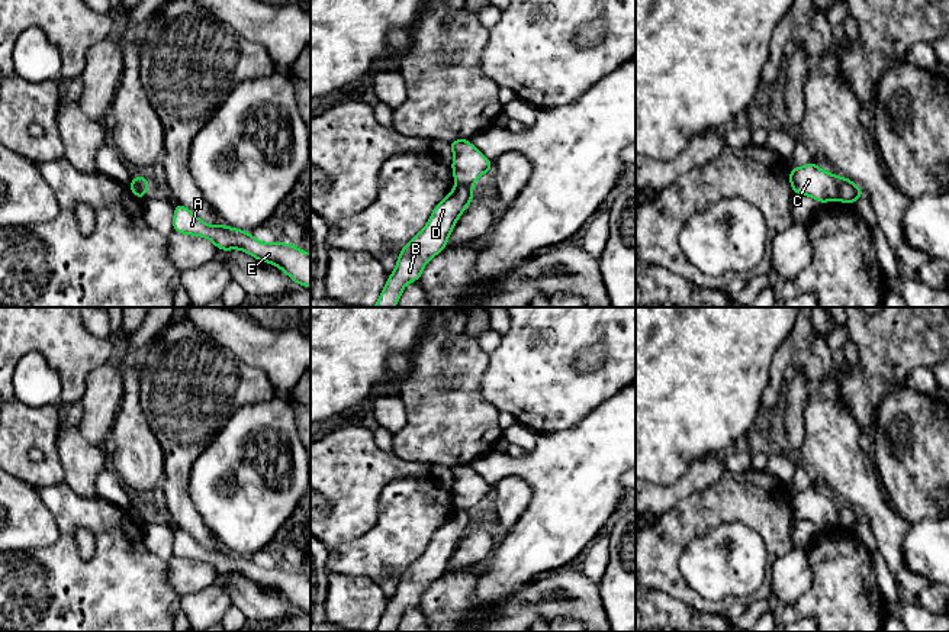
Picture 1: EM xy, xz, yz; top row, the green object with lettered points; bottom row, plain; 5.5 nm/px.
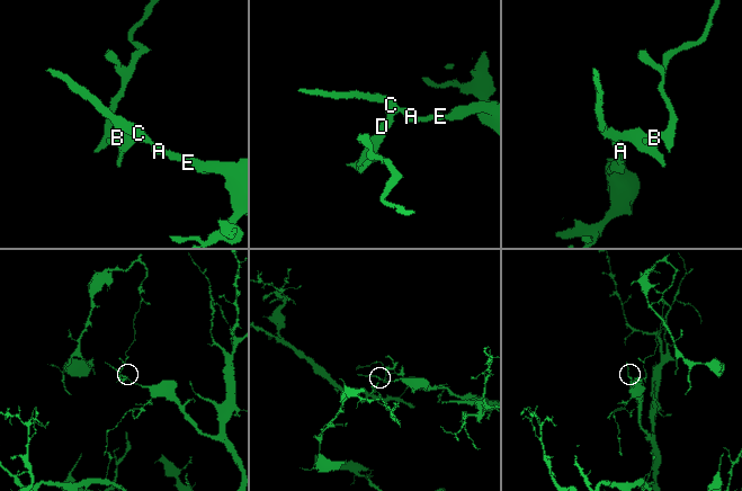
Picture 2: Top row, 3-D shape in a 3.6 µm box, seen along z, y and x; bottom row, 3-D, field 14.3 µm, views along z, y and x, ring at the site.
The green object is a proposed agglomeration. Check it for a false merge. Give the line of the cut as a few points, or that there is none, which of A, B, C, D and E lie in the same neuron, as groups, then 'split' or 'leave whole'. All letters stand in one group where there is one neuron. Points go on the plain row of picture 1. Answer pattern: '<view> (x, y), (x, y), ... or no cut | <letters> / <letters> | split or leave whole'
yz (839, 502), (839, 513), (835, 521) | A C E / B D | split

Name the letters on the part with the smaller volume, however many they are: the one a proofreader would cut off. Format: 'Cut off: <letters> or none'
Cut off: B, D

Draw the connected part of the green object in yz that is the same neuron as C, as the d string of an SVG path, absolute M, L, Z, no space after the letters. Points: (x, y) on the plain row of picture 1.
M816 487L789 493L789 507L794 519L810 520L820 529L833 525L839 515L839 500L821 494Z

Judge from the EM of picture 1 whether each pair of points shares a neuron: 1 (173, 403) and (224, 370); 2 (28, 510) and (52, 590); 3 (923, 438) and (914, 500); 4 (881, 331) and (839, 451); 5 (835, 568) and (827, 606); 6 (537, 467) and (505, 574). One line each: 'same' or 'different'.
1: same
2: different
3: same
4: different
5: same
6: same

